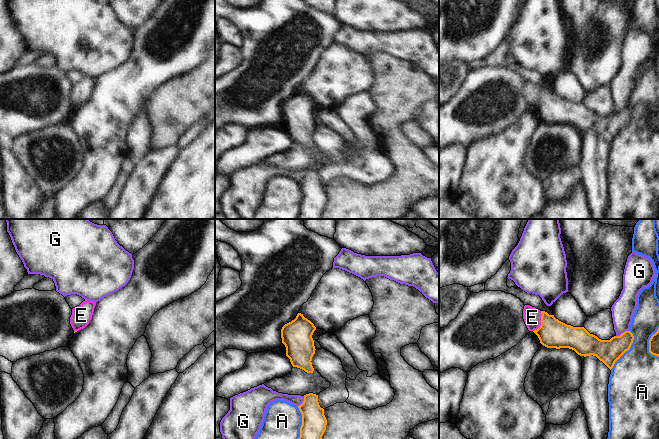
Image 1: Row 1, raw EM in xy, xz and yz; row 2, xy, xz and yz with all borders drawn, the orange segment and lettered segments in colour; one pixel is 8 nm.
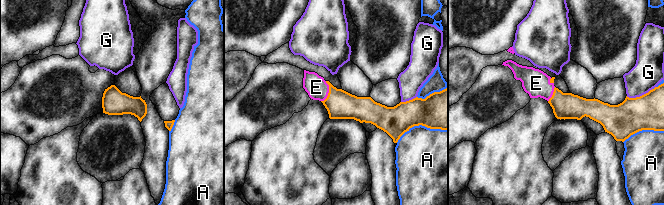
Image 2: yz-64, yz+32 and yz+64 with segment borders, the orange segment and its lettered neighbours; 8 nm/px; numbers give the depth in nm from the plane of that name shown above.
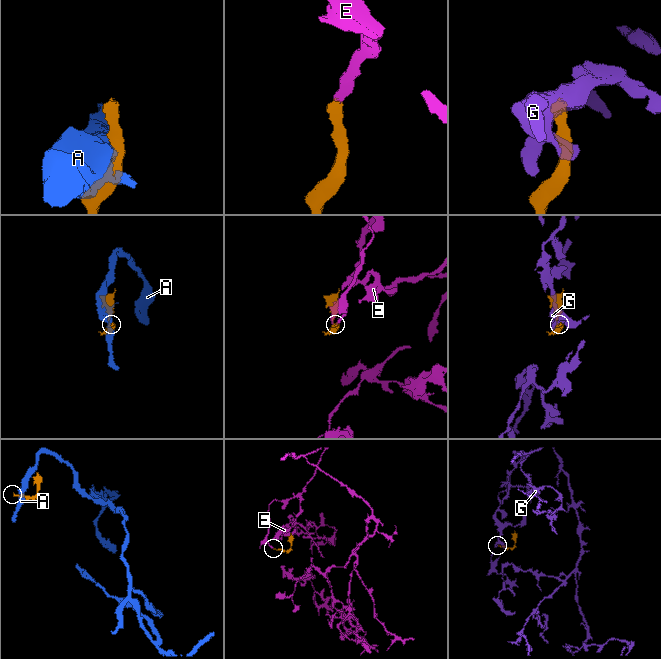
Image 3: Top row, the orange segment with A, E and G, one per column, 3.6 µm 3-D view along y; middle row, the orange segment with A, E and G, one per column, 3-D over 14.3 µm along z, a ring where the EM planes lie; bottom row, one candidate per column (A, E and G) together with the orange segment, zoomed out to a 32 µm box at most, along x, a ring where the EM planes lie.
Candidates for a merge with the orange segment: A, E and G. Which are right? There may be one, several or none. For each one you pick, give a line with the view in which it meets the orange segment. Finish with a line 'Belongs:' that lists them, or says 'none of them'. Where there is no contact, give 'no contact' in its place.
E: yz
Belongs: E

